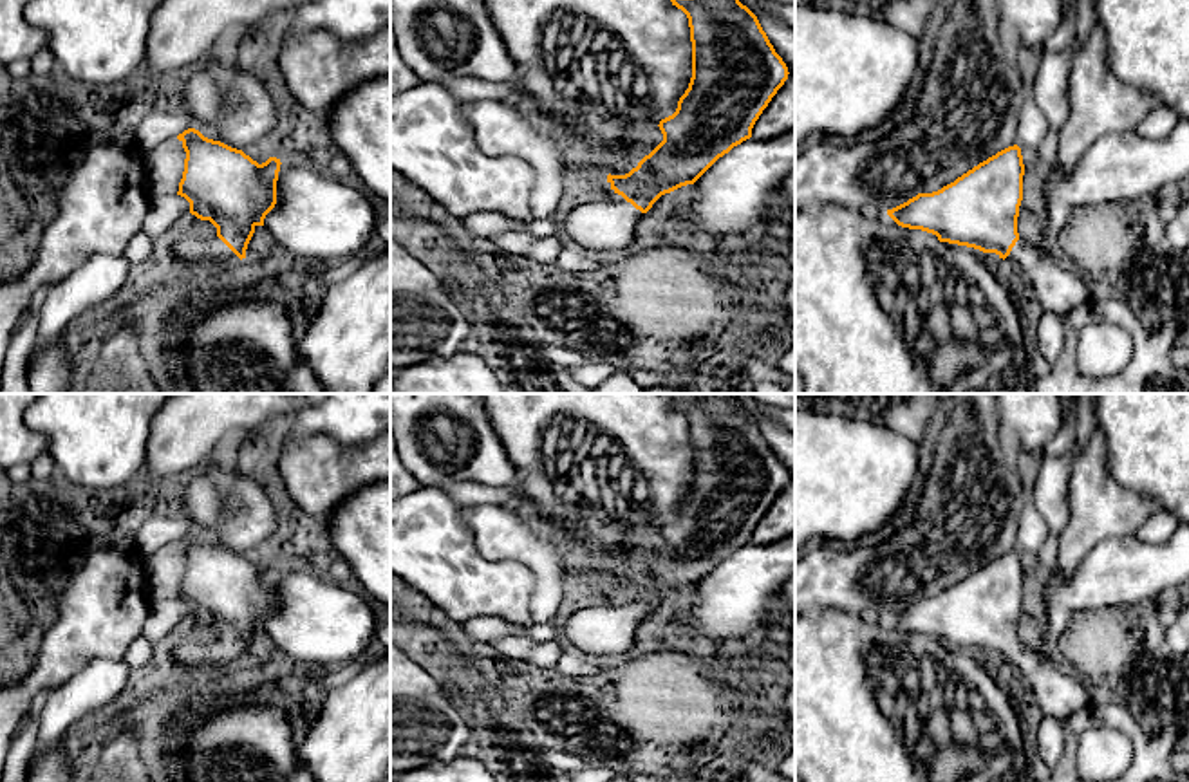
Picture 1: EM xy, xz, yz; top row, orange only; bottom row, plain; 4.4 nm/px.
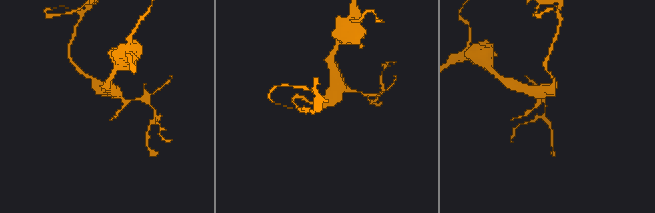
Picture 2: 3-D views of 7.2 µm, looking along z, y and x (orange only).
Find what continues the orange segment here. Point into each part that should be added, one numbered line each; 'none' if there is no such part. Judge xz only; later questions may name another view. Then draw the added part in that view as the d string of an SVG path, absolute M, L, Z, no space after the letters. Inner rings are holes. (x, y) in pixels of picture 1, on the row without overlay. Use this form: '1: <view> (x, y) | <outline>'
1: xz (602, 629) | M585 600L564 612L564 641L575 652L622 661L632 654L634 634L641 619L622 600Z

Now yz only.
1: yz (1059, 692) | M1019 643L1005 666L1030 686L1041 715L1063 724L1099 697L1077 674L1063 666L1055 654Z

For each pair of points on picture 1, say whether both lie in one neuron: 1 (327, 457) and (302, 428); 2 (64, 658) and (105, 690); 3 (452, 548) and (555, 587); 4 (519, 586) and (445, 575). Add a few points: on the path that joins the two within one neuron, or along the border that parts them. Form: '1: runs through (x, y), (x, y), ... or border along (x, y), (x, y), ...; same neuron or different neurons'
1: border along (288, 436), (297, 439), (327, 436), (351, 446); different neurons
2: border along (121, 658), (91, 660), (51, 692); different neurons
3: border along (496, 558), (519, 560), (533, 575), (535, 620); different neurons
4: runs through (501, 586), (463, 584); same neuron

